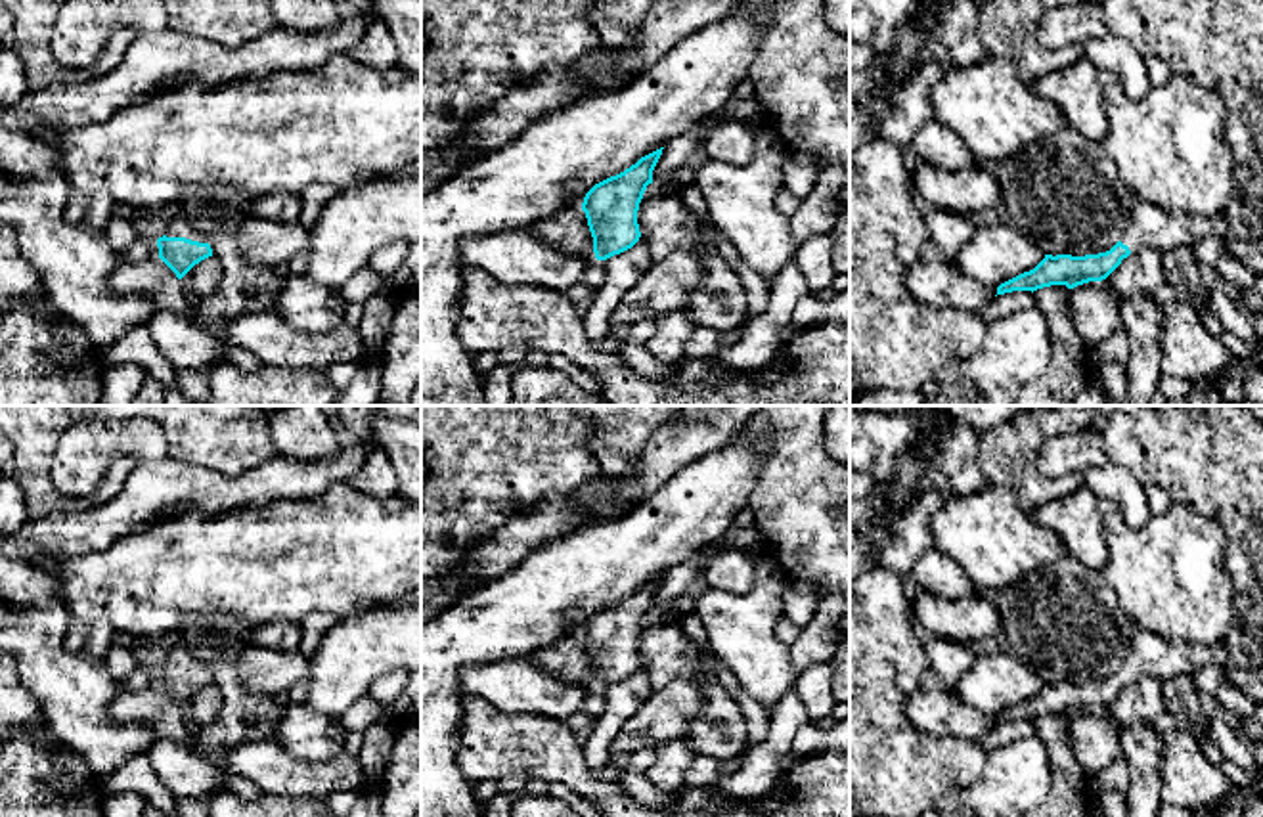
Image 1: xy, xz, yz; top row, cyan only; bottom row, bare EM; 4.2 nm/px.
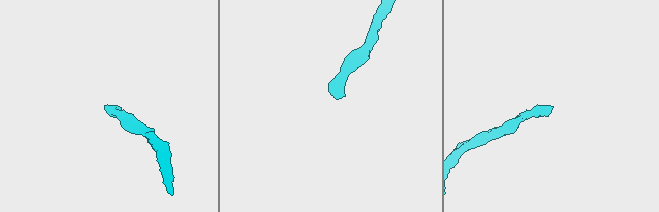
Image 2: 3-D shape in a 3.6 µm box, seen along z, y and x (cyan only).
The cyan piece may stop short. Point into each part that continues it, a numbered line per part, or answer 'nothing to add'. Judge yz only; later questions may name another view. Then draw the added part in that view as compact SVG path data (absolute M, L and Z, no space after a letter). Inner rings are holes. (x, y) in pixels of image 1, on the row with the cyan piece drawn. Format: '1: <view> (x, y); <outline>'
1: yz (1218, 43); M1089 0L1052 8L1037 23L1041 48L1083 44L1089 38L1125 38L1144 57L1160 57L1173 75L1186 75L1217 92L1229 109L1227 138L1234 151L1236 191L1215 220L1185 212L1167 212L1137 203L1121 228L1119 241L1131 254L1152 249L1167 253L1194 247L1204 237L1263 237L1263 0Z

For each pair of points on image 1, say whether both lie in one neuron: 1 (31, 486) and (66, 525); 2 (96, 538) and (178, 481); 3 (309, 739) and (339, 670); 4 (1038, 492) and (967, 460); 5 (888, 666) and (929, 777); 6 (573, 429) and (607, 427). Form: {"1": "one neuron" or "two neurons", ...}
{"1": "two neurons", "2": "one neuron", "3": "two neurons", "4": "two neurons", "5": "one neuron", "6": "two neurons"}

